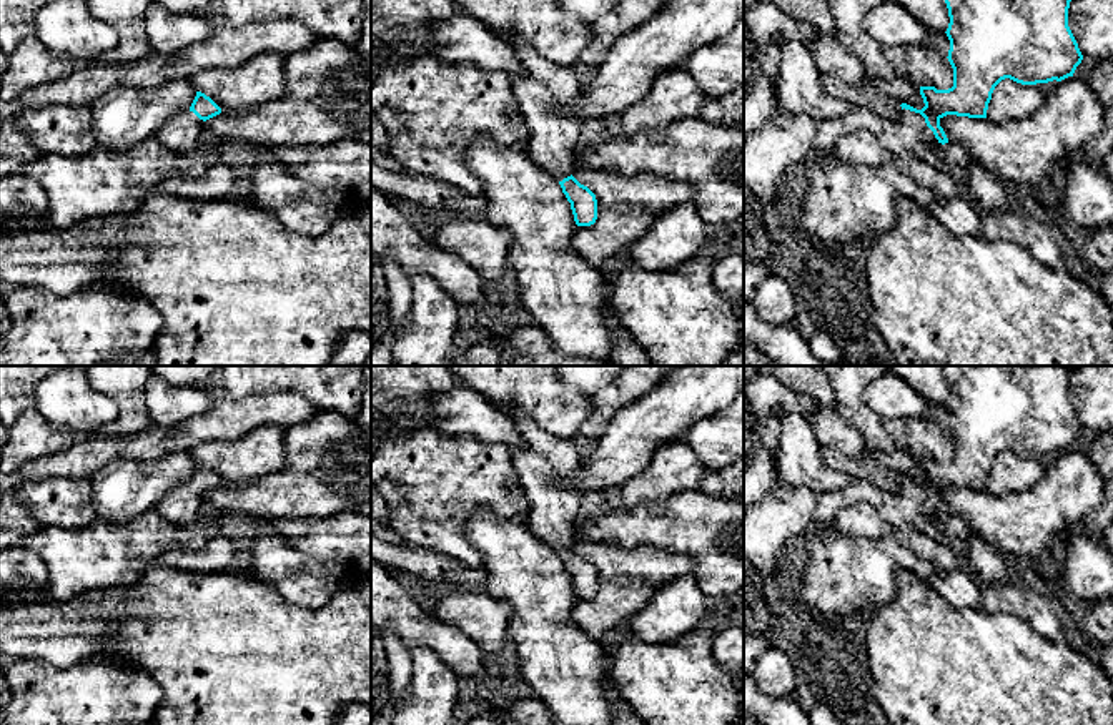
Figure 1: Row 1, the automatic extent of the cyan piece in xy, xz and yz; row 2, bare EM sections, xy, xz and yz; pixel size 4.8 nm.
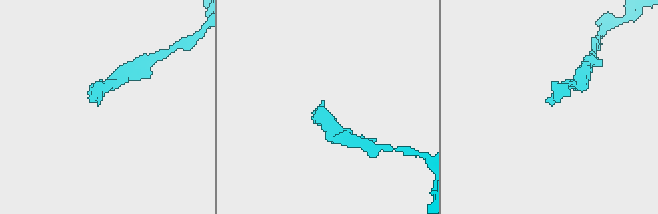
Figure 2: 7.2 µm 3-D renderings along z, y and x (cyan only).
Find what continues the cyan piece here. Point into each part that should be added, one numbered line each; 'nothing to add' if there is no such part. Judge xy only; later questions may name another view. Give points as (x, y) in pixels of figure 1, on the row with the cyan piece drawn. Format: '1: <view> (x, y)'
1: xy (183, 132)

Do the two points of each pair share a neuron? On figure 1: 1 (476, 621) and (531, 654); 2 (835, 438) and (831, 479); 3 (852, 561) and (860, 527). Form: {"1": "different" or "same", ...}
{"1": "different", "2": "different", "3": "different"}

